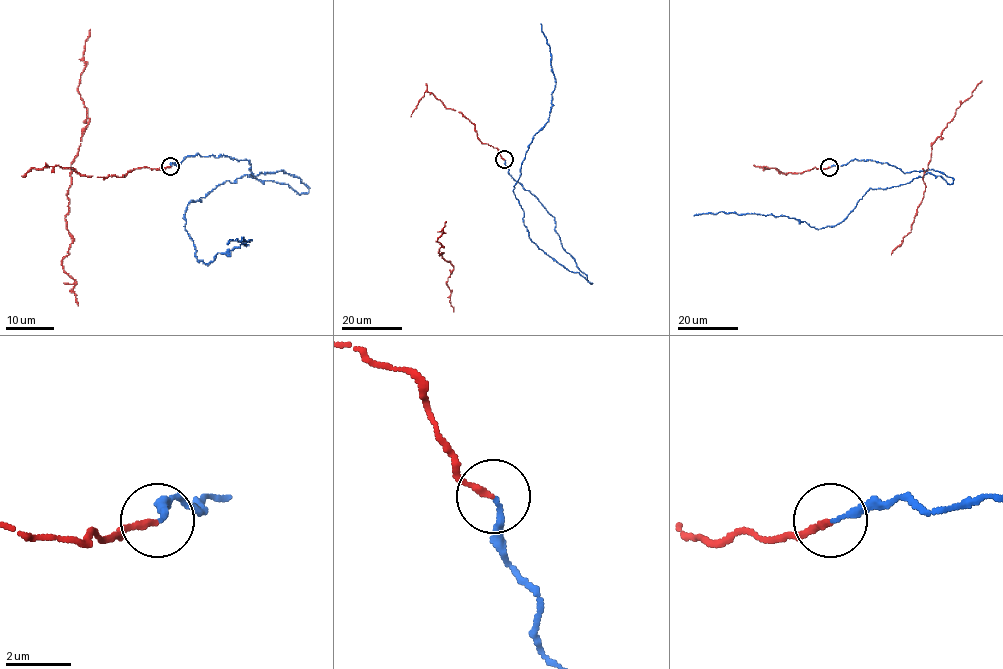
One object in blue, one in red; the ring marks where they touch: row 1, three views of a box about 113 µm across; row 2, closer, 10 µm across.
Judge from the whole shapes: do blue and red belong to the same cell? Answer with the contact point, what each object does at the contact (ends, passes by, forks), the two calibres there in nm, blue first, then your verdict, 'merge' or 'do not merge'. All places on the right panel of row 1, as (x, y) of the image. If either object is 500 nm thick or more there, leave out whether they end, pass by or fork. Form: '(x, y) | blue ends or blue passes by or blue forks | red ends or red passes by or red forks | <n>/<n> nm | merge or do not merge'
(829, 167) | blue ends | red ends | 180/190 nm | merge

